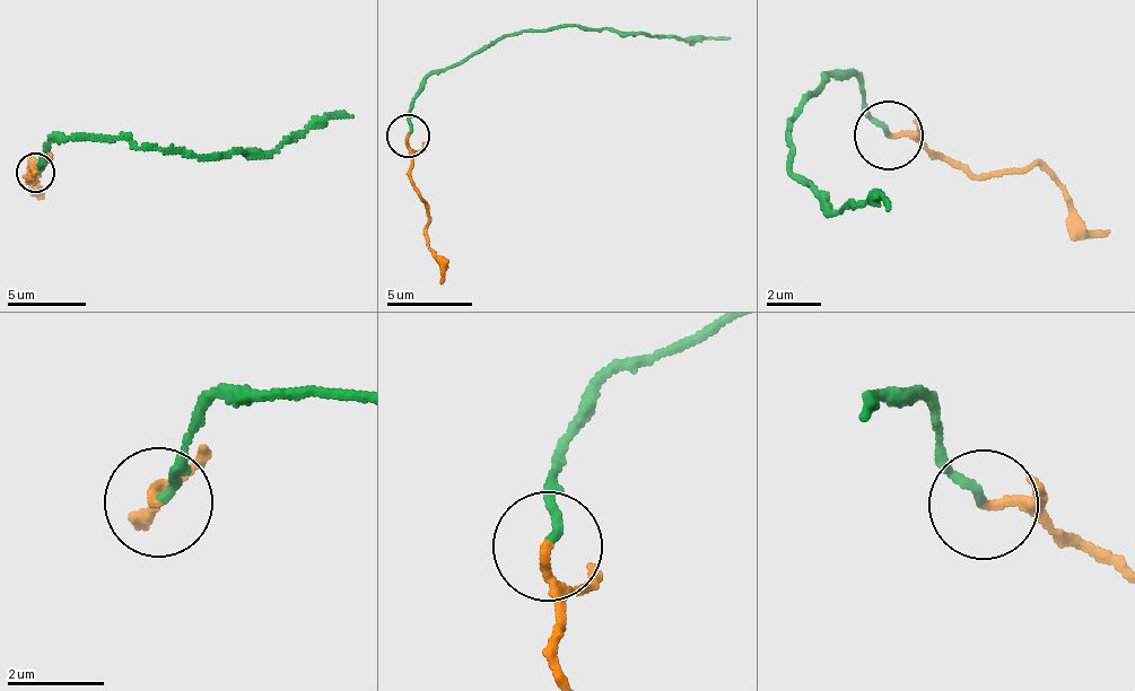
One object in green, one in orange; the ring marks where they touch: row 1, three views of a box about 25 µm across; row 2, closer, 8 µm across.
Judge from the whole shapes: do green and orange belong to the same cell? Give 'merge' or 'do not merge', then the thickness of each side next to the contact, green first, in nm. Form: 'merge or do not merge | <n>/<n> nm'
merge | 180/140 nm

